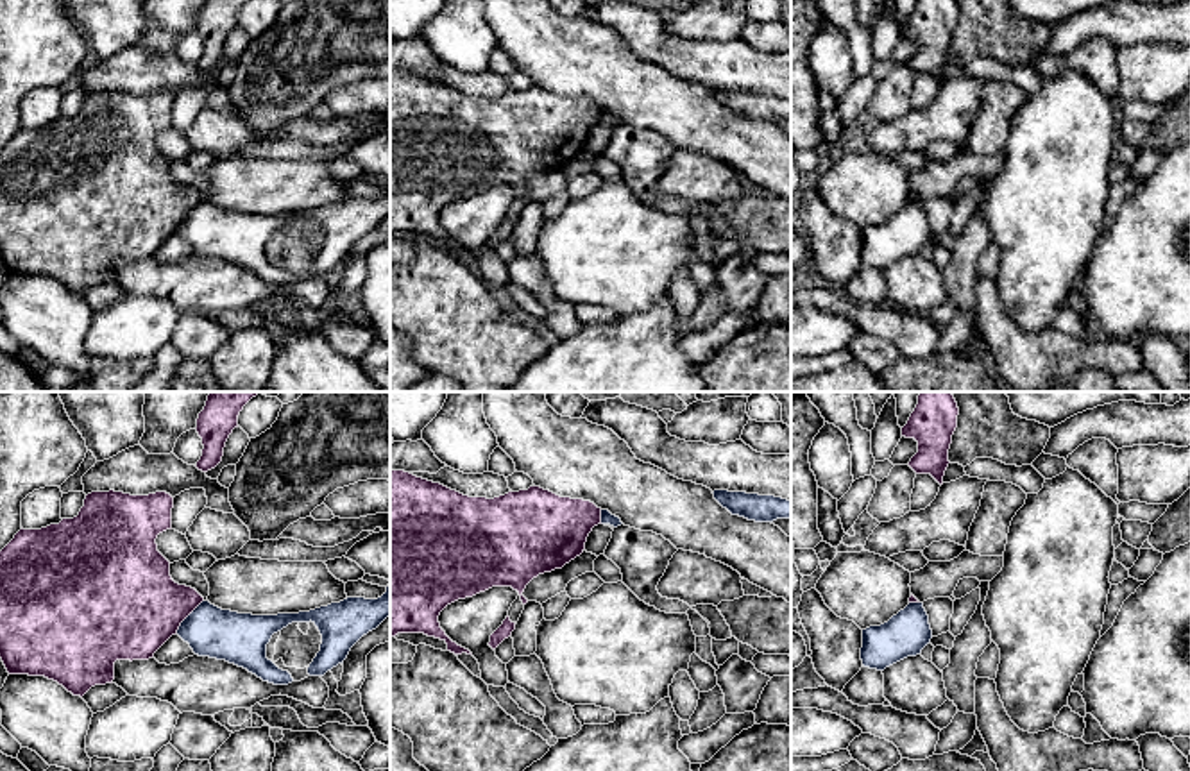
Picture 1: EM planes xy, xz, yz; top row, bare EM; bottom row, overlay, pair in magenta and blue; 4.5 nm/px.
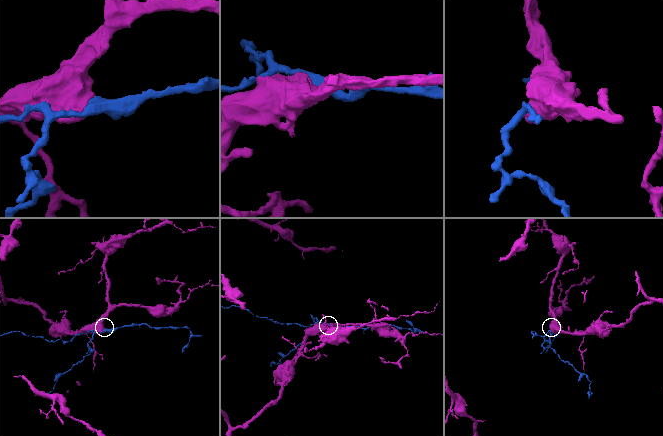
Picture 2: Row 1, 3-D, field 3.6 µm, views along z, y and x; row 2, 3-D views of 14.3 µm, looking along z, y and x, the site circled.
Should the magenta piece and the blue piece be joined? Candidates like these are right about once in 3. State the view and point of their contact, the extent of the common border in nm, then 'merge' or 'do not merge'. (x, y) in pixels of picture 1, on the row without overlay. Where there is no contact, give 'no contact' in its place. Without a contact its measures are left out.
xy (188, 213) | 200 nm | do not merge

